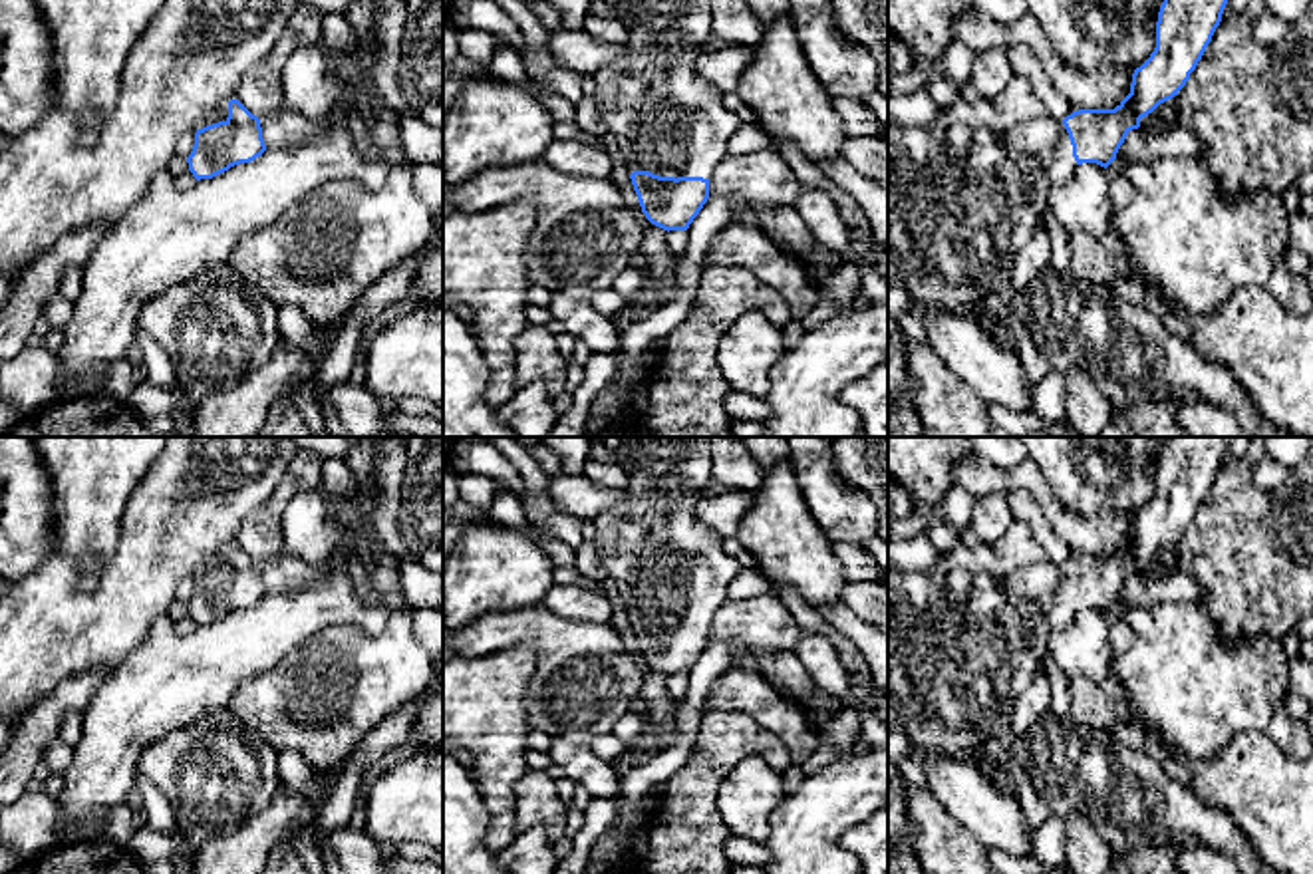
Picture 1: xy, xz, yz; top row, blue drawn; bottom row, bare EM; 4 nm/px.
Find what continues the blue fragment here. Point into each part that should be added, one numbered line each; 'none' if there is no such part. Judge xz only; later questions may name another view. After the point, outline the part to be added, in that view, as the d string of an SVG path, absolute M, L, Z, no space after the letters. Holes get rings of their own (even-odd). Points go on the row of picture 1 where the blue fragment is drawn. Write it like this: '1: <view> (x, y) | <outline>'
1: xz (668, 120) | M618 0L614 8L630 28L626 54L600 68L590 83L596 107L618 141L618 159L630 175L644 169L659 177L711 179L743 121L723 107L721 89L689 68L713 34L709 2Z

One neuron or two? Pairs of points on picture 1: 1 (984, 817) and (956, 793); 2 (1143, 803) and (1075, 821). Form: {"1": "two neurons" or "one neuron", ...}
{"1": "one neuron", "2": "two neurons"}

